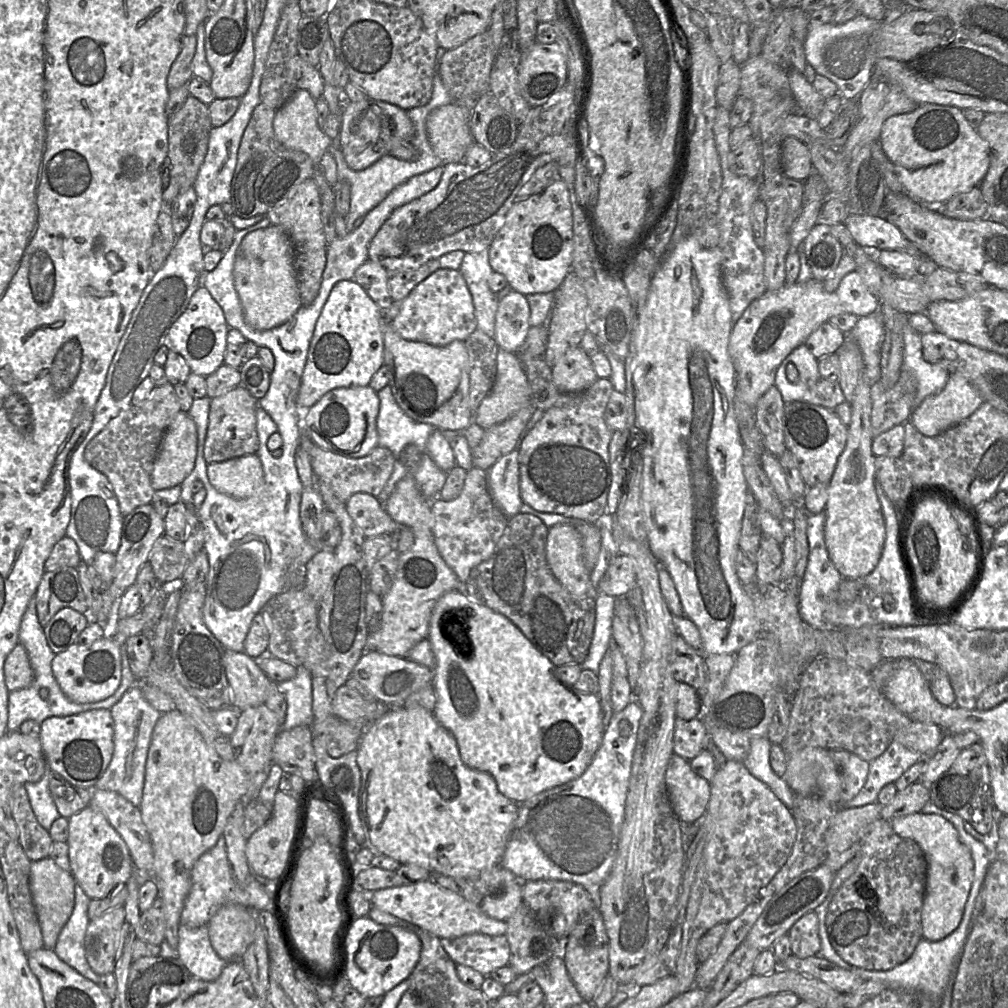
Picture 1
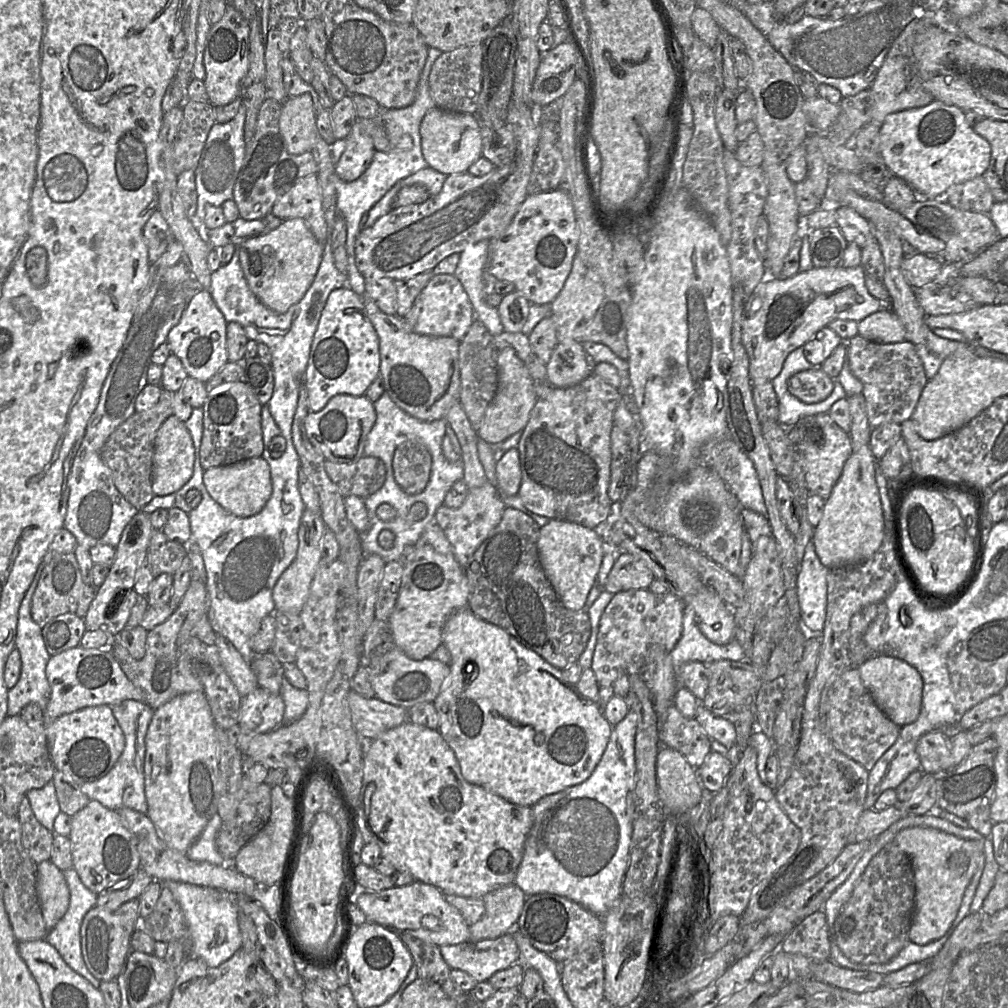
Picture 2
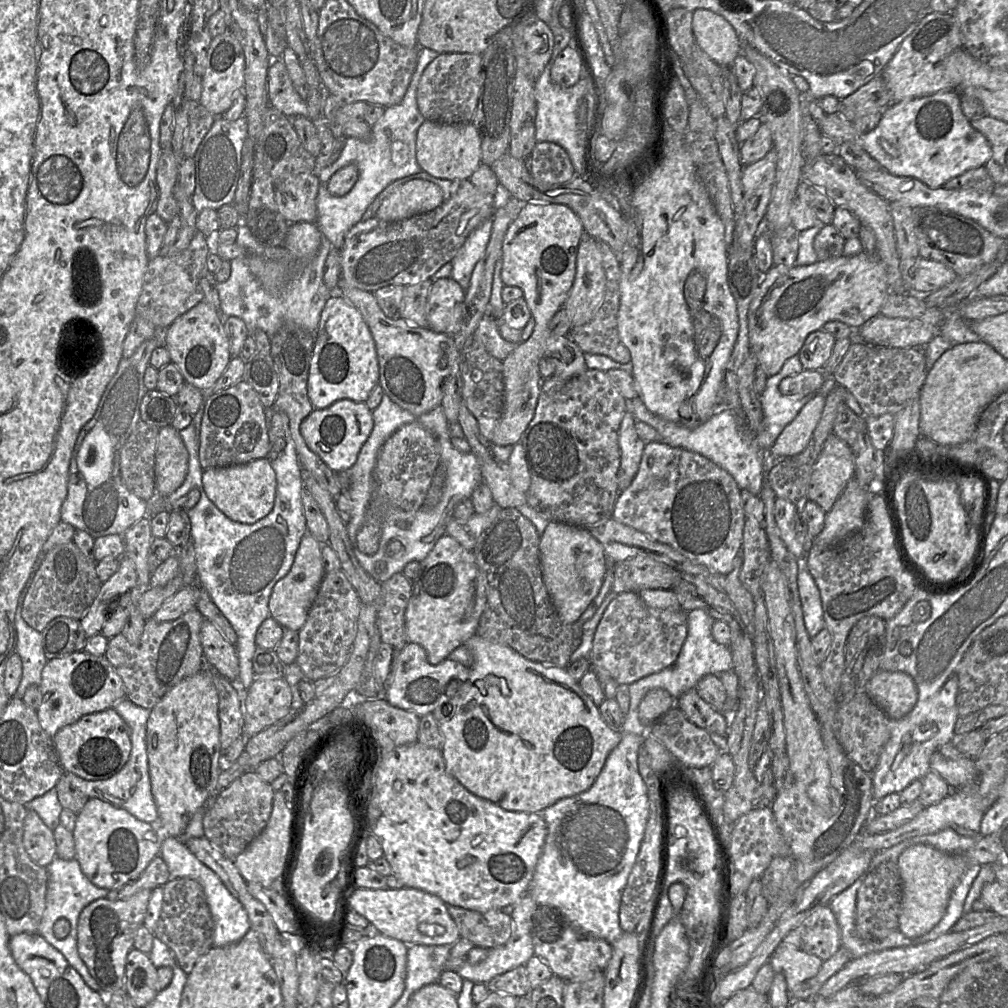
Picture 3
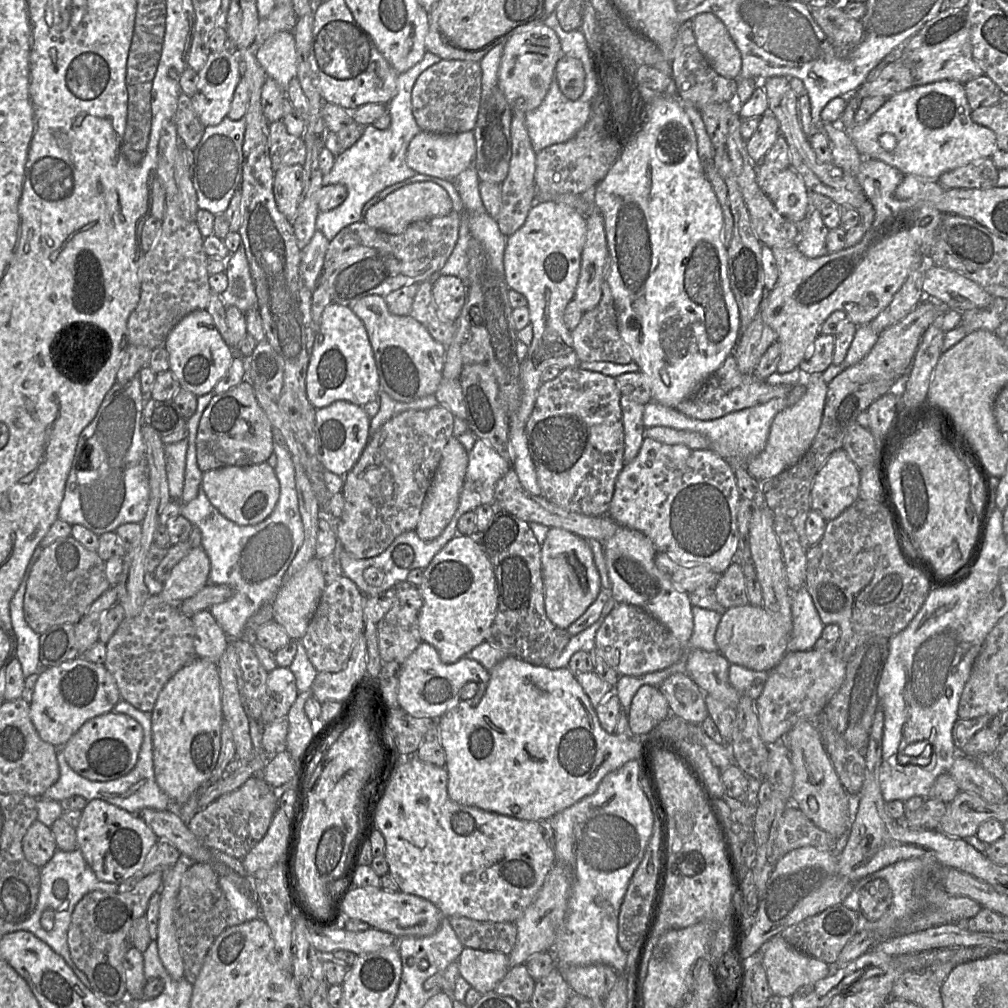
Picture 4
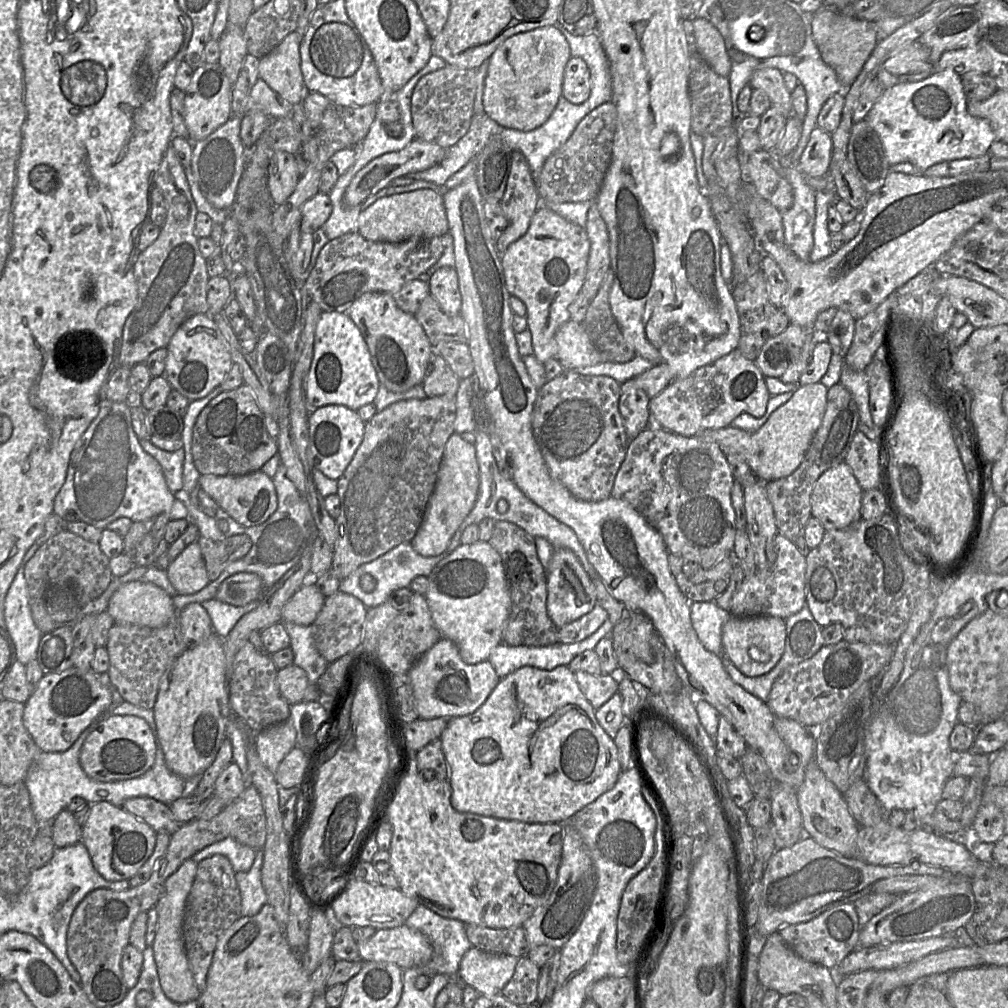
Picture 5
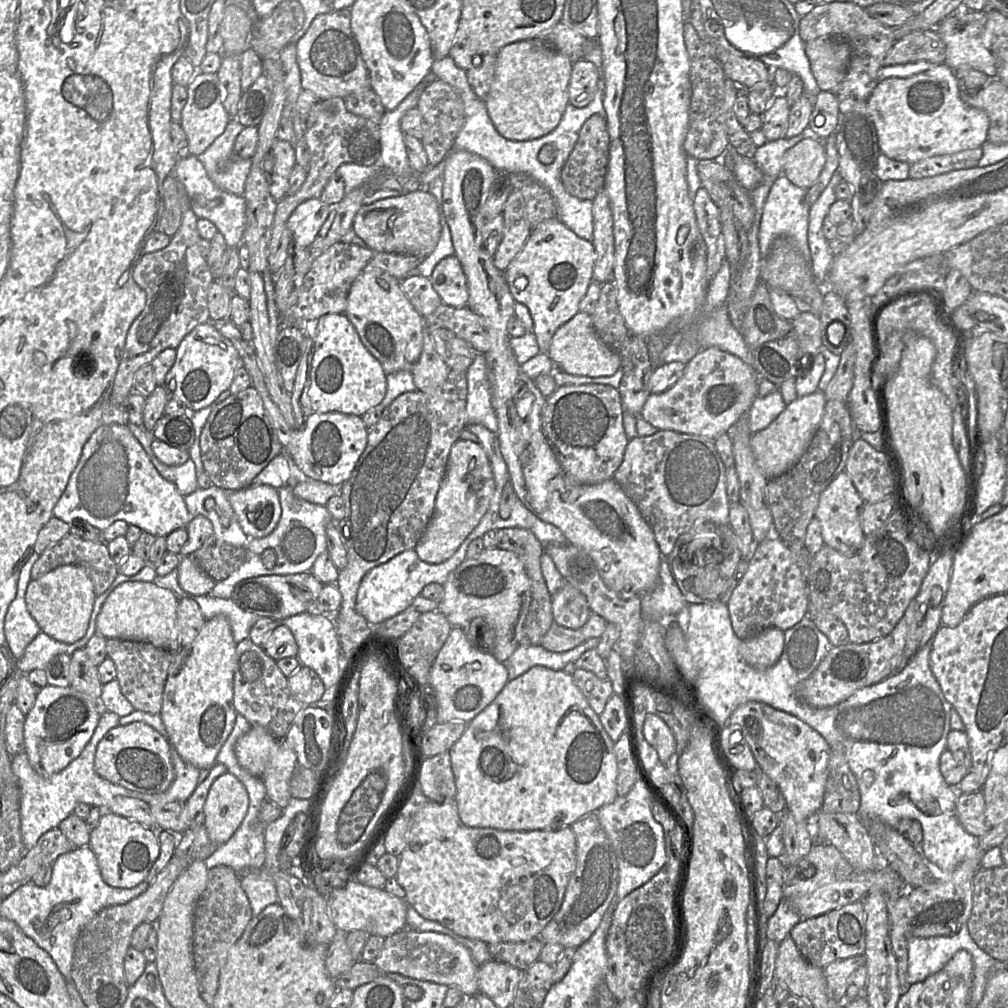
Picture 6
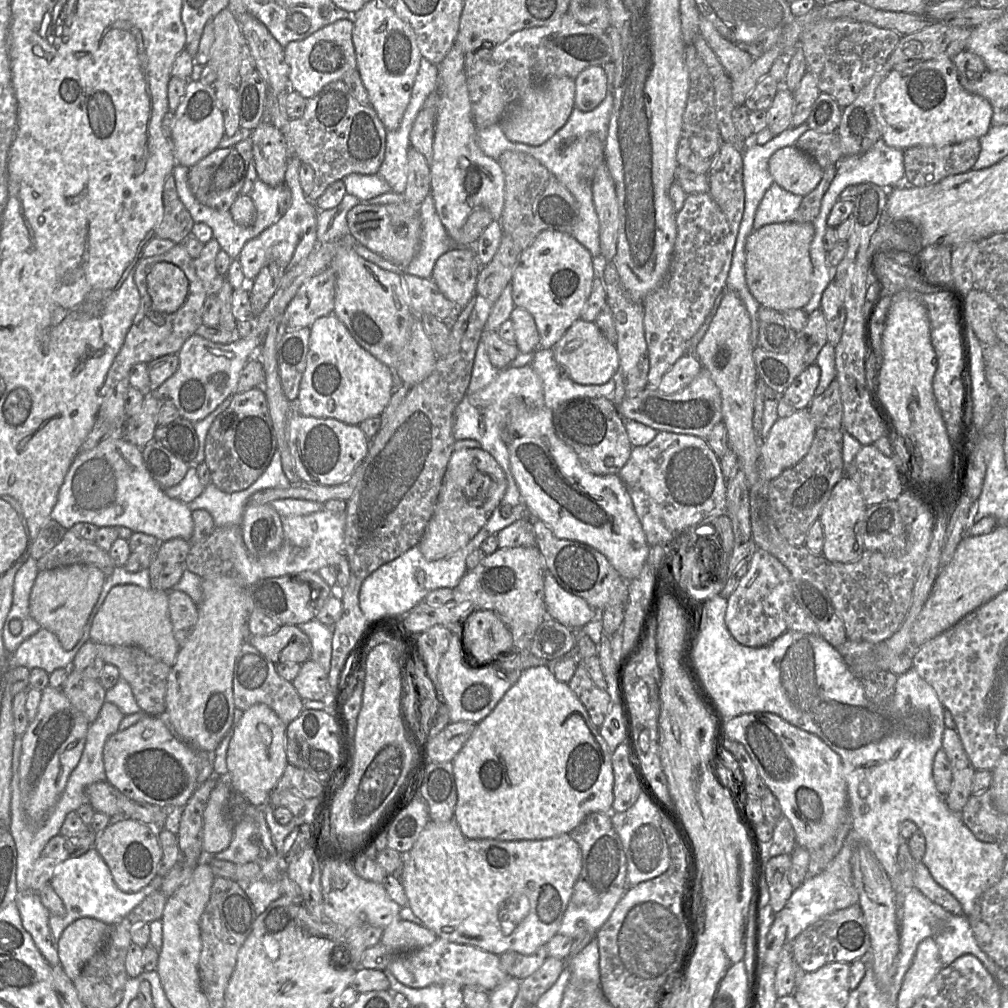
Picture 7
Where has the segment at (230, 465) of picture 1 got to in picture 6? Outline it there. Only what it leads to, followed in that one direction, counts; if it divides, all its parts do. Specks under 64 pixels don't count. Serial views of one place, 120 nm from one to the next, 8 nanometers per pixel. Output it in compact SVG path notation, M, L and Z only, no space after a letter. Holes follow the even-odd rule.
M266 484L231 491L228 500L244 533L254 538L269 535L281 517L278 490Z

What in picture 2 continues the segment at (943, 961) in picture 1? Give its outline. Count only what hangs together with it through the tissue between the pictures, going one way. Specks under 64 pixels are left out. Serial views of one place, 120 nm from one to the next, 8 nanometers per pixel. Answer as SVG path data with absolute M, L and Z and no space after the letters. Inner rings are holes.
M949 929L949 931L941 939L925 945L919 945L909 941L909 943L898 953L898 955L889 962L868 966L868 970L860 968L853 968L853 970L877 972L886 976L910 964L934 958L943 948L953 931L954 929Z

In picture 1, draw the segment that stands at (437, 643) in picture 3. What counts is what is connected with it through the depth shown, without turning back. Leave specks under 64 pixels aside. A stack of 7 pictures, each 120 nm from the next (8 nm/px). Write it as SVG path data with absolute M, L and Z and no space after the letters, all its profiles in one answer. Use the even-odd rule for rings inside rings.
M413 474L405 476L396 484L384 508L394 521L412 530L414 544L408 551L399 554L394 581L381 598L381 626L378 631L368 634L364 653L378 652L406 658L418 642L427 639L431 613L437 600L447 592L463 591L463 585L438 552L434 540L431 501L423 496Z

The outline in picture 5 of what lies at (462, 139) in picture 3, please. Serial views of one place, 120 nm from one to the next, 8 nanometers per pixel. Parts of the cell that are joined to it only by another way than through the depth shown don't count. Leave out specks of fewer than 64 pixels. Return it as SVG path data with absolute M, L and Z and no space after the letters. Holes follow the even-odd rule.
M414 138L404 149L383 154L365 165L352 179L344 193L344 202L354 207L362 204L369 196L389 187L392 180L409 173L424 171L441 162L446 155L446 148L437 144Z

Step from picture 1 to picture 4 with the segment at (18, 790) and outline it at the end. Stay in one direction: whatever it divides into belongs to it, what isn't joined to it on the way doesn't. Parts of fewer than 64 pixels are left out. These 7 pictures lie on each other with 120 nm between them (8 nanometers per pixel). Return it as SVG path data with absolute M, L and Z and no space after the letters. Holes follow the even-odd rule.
M36 819L22 840L22 849L27 861L41 868L58 848L51 829Z

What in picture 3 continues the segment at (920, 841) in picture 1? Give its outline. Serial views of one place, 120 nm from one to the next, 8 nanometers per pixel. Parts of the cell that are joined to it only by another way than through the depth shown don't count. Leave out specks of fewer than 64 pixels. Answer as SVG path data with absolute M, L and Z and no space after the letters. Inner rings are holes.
M993 836L980 838L974 847L958 854L942 852L923 844L907 847L897 861L902 882L899 930L910 939L928 933L944 916L950 895L968 867L974 864L996 865L998 856L999 847Z

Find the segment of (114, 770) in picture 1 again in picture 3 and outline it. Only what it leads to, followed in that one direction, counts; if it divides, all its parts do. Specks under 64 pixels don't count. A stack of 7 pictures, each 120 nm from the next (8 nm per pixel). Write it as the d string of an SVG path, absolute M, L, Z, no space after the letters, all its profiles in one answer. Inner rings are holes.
M127 698L117 701L112 708L121 716L130 730L131 752L125 765L113 776L104 780L85 780L70 772L65 772L65 776L74 787L89 799L97 798L116 808L126 810L140 821L156 824L158 813L151 793L146 751L146 724L150 710L137 706Z

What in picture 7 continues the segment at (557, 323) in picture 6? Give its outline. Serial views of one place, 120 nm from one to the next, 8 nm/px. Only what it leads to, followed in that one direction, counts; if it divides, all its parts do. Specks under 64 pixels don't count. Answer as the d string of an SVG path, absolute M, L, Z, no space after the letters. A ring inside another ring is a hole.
M543 230L521 252L512 276L514 305L526 309L534 318L542 349L552 348L578 319L598 275L598 262L571 234Z

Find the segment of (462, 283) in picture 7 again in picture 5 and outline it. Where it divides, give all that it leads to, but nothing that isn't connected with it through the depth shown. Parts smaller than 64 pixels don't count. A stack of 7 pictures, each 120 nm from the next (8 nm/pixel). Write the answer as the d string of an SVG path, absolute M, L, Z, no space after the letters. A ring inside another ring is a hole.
M441 267L429 278L429 293L448 316L460 314L462 297L455 268Z

